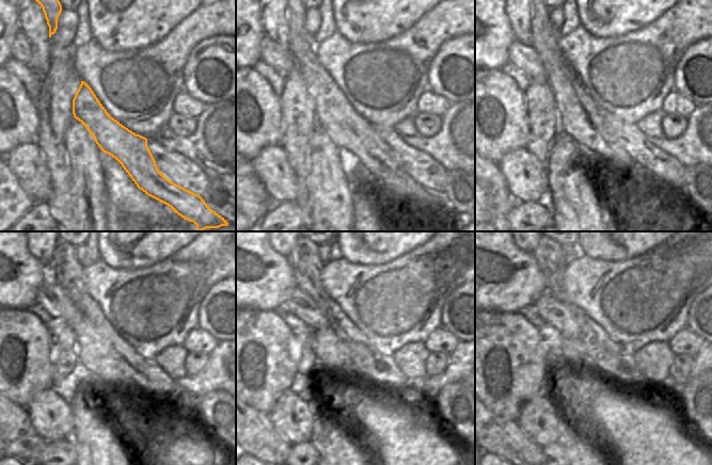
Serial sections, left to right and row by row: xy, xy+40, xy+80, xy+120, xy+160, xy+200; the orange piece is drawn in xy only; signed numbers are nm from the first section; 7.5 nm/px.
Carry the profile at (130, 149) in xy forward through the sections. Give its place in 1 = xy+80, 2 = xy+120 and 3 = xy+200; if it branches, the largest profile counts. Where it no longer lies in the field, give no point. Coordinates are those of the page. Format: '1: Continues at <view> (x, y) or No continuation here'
1: Continues at xy+80 (596, 142)
2: Continues at xy+120 (103, 365)
3: Continues at xy+200 (573, 350).

